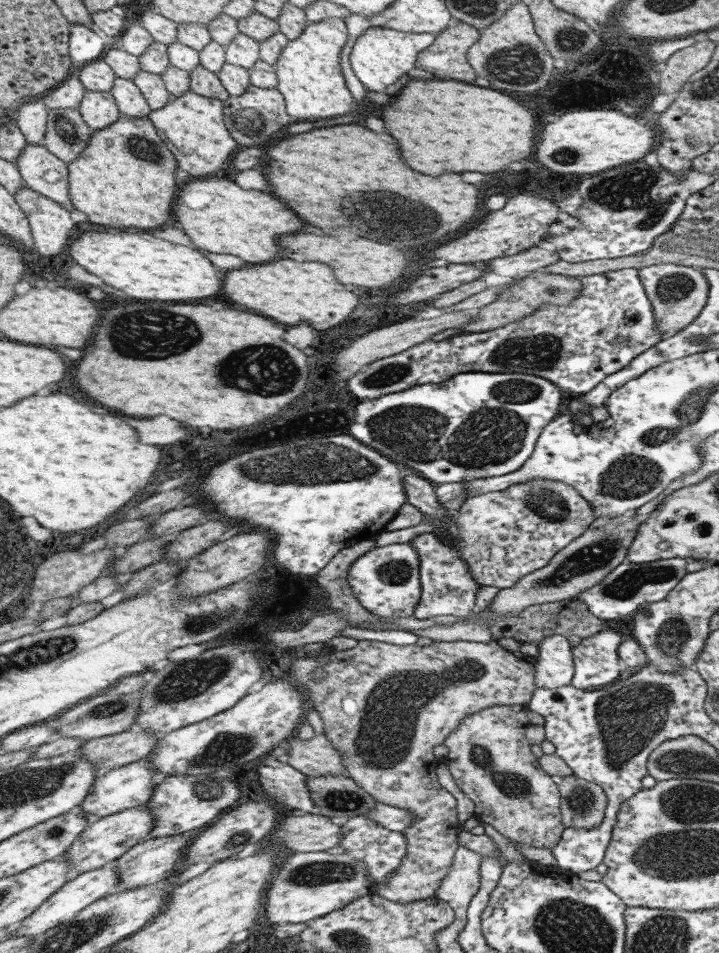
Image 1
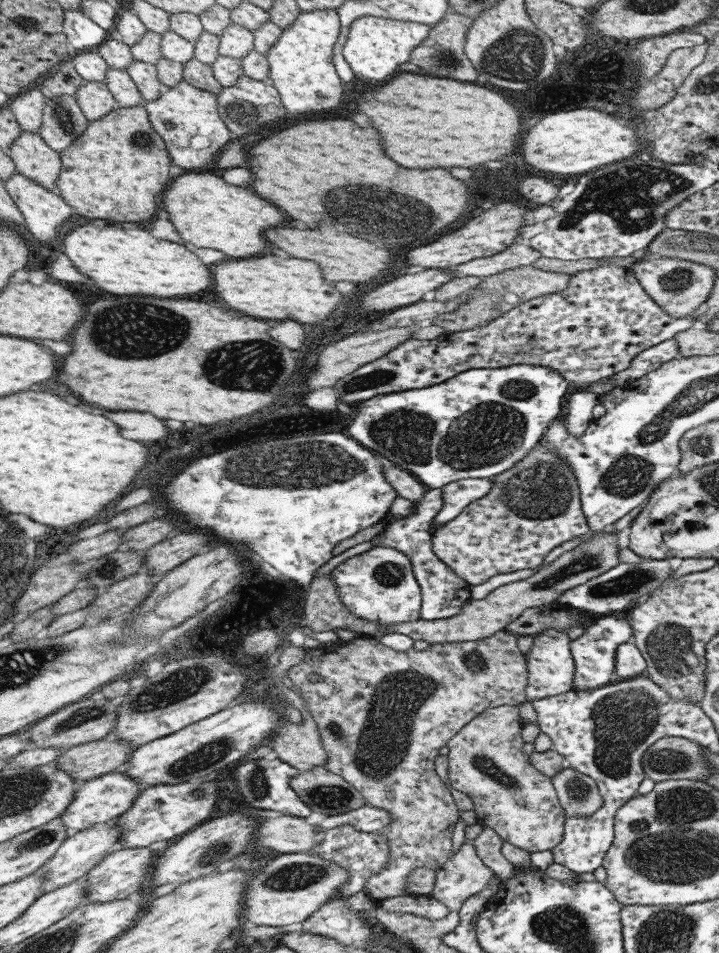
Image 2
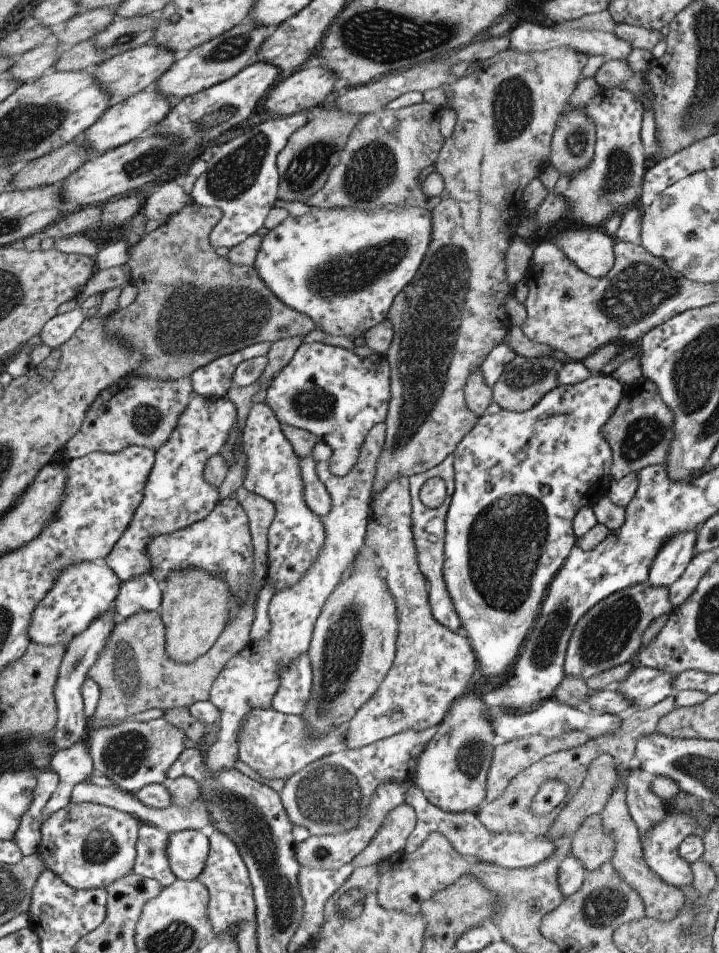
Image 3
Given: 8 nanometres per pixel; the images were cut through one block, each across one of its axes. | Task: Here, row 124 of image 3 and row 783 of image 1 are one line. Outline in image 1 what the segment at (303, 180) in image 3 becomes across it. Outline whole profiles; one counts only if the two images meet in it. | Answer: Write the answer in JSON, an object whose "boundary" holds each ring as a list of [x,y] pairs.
{"boundary":[[[348,776],[306,777],[305,785],[313,805],[318,807],[322,816],[340,820],[365,816],[378,804]]]}

